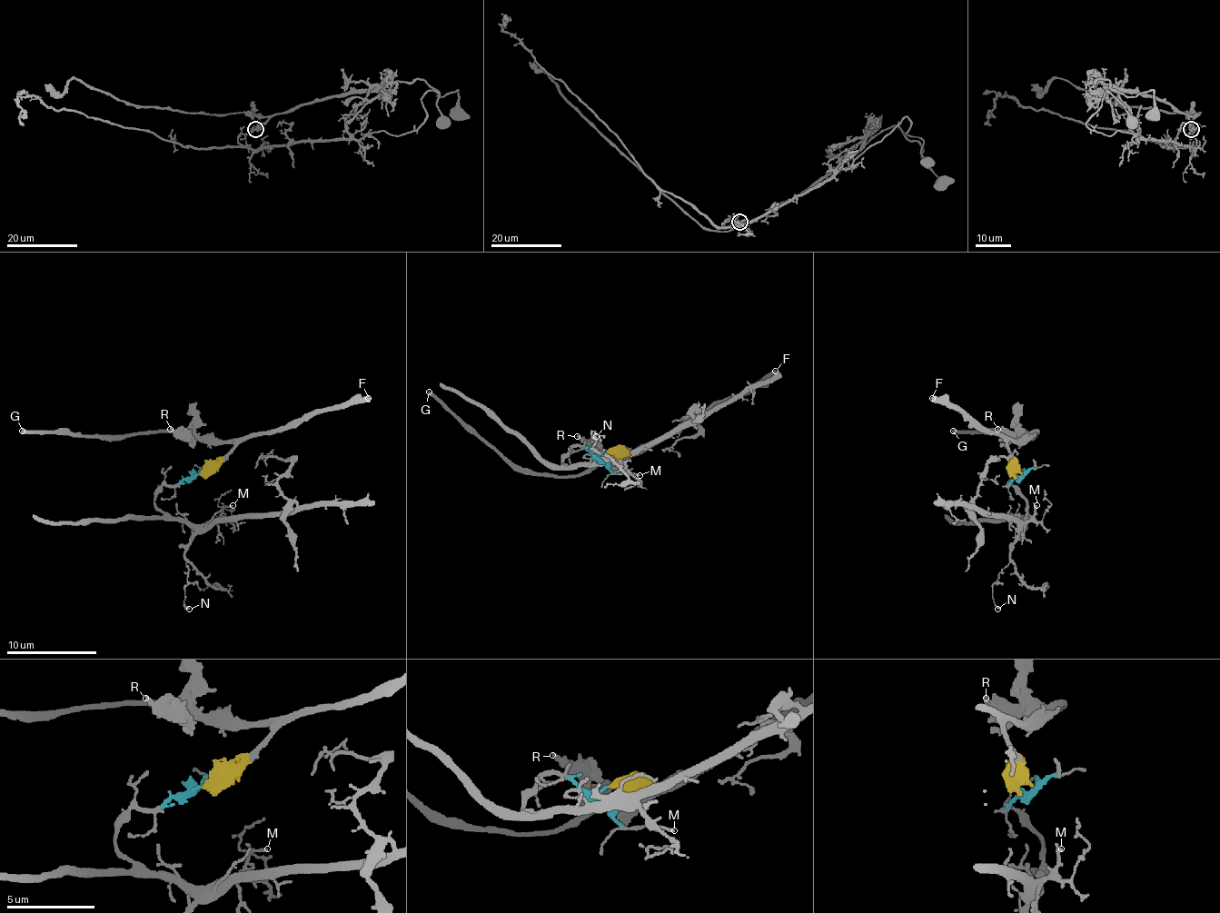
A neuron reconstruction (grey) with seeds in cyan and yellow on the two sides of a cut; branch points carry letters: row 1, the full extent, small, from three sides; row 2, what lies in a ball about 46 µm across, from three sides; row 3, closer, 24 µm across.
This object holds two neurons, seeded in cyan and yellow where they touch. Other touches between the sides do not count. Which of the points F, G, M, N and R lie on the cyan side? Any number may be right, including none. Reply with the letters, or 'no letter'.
M, N

